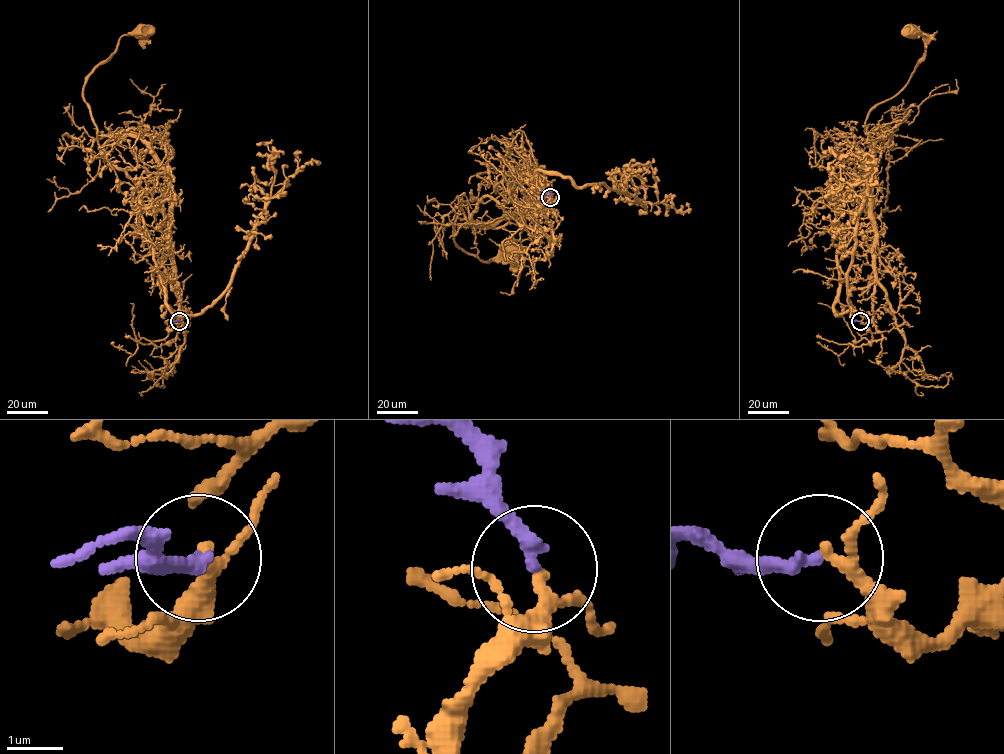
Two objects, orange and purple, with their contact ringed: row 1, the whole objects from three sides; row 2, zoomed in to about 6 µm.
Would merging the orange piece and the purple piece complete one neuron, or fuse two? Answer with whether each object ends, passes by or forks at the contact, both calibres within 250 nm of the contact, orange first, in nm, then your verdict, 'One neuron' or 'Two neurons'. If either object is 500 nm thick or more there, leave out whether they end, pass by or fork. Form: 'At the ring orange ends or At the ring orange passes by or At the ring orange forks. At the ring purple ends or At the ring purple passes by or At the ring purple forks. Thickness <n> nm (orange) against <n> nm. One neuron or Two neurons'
At the ring orange passes by. At the ring purple ends. Thickness 190 nm (orange) against 240 nm. One neuron

